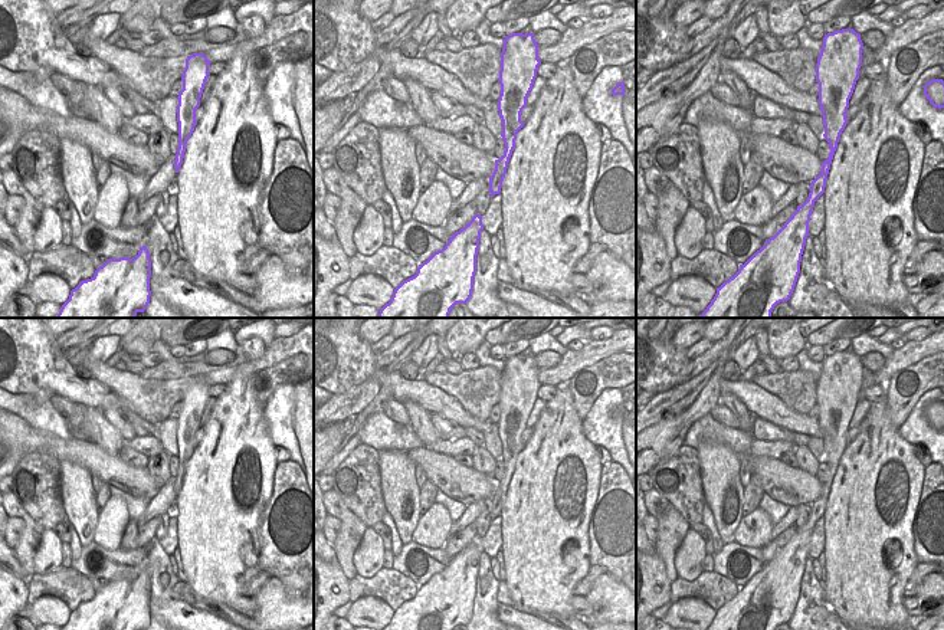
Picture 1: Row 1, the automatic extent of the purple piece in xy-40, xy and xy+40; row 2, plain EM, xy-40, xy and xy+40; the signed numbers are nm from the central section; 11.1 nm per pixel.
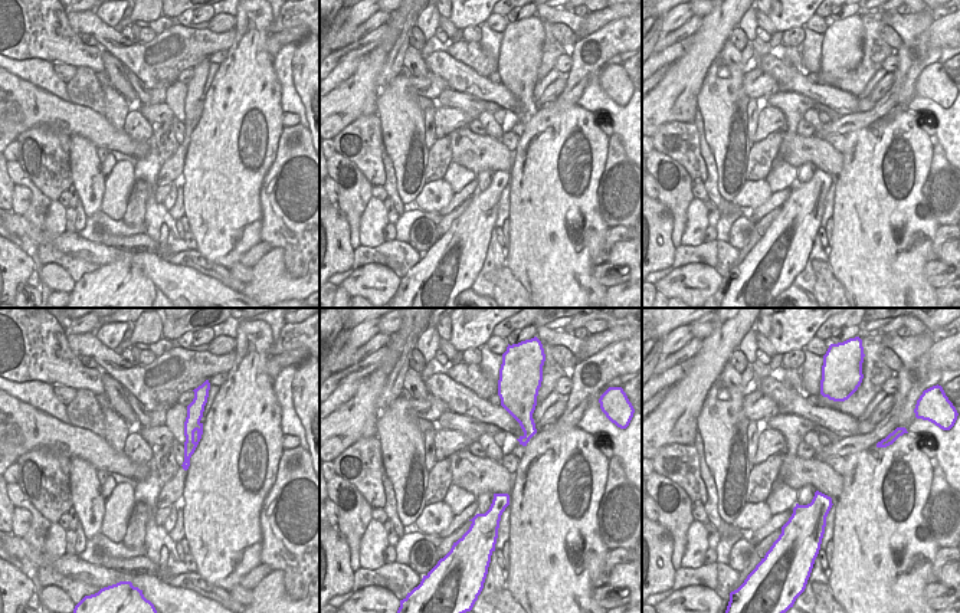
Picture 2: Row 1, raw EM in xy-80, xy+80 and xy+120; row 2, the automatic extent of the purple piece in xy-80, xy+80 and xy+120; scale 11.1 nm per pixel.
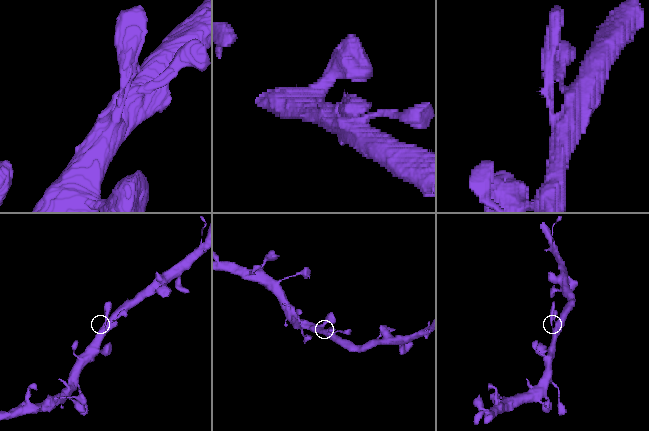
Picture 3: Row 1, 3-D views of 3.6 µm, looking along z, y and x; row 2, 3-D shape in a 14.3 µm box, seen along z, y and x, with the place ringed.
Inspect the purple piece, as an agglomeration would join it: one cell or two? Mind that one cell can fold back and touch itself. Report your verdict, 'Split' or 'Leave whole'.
Leave whole.

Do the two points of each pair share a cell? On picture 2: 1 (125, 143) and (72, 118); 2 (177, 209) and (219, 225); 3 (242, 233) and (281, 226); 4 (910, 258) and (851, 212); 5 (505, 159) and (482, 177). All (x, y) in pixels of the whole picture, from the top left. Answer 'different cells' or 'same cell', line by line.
1: same cell
2: different cells
3: different cells
4: same cell
5: different cells

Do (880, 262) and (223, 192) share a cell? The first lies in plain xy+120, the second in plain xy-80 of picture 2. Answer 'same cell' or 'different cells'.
same cell

